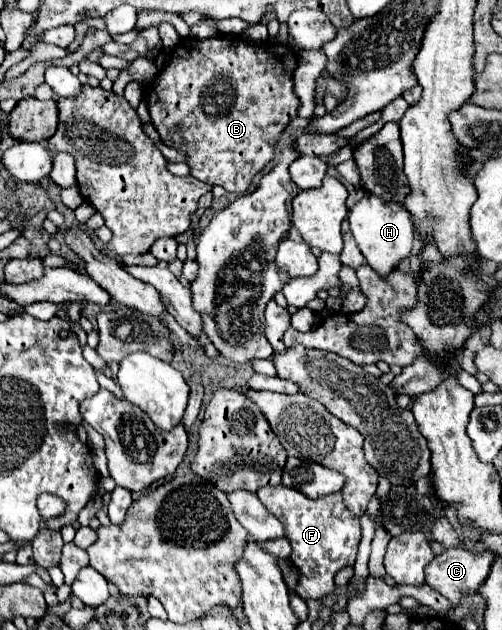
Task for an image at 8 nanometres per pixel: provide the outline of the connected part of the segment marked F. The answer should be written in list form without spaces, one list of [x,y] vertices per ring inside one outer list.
[[[266,486],[260,488],[258,492],[260,502],[266,506],[268,512],[272,512],[284,526],[284,536],[288,538],[290,546],[292,546],[292,554],[290,554],[290,562],[298,568],[298,584],[296,584],[296,594],[304,600],[320,600],[324,596],[328,596],[334,590],[334,576],[338,570],[346,568],[346,566],[354,566],[356,562],[356,552],[358,552],[358,544],[360,544],[360,522],[358,516],[354,516],[344,500],[342,500],[342,492],[334,492],[330,496],[322,496],[322,498],[308,498],[302,492],[294,490],[294,488],[286,488],[286,486]]]

